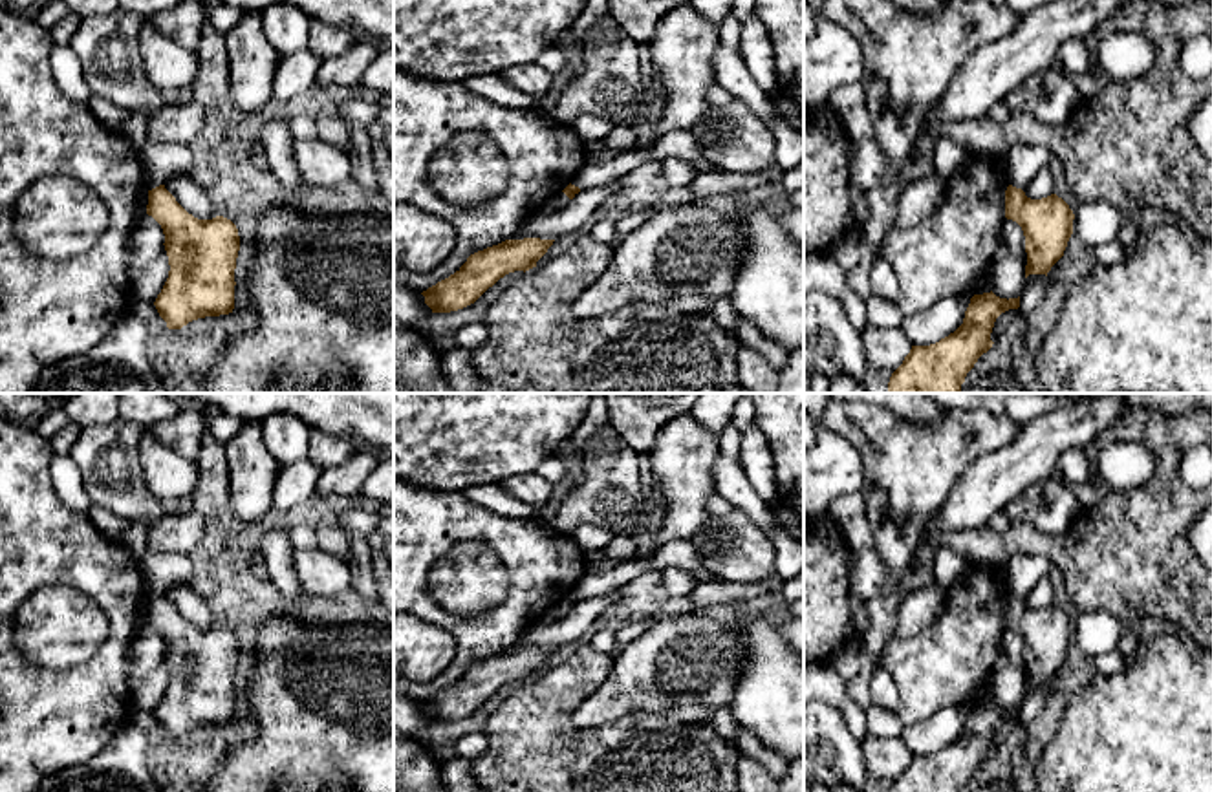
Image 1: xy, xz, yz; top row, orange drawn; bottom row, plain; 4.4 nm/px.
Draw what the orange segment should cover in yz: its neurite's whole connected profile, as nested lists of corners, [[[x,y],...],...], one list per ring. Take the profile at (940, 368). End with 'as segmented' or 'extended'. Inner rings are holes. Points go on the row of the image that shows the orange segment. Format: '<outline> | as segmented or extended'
[[[974,294],[954,333],[930,346],[912,346],[890,377],[888,393],[959,393],[967,373],[994,344],[990,333],[996,318],[1018,307],[1020,296]]] | as segmented

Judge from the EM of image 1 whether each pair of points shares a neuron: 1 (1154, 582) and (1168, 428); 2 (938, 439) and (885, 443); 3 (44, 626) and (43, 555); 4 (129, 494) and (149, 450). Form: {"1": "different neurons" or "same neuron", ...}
{"1": "same neuron", "2": "same neuron", "3": "different neurons", "4": "different neurons"}

